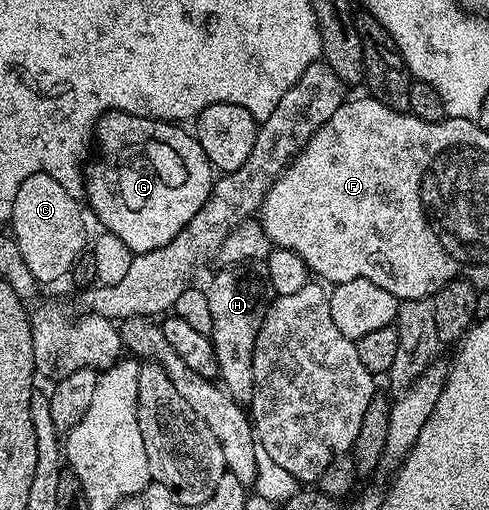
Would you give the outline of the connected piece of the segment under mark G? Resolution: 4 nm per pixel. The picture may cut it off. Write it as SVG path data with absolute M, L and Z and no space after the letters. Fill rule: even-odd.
M108 110L95 121L93 129L93 152L95 161L85 168L85 200L91 203L97 219L106 231L117 234L133 254L157 250L173 238L205 206L213 183L213 165L199 141L186 127L150 115L135 116L134 111Z

